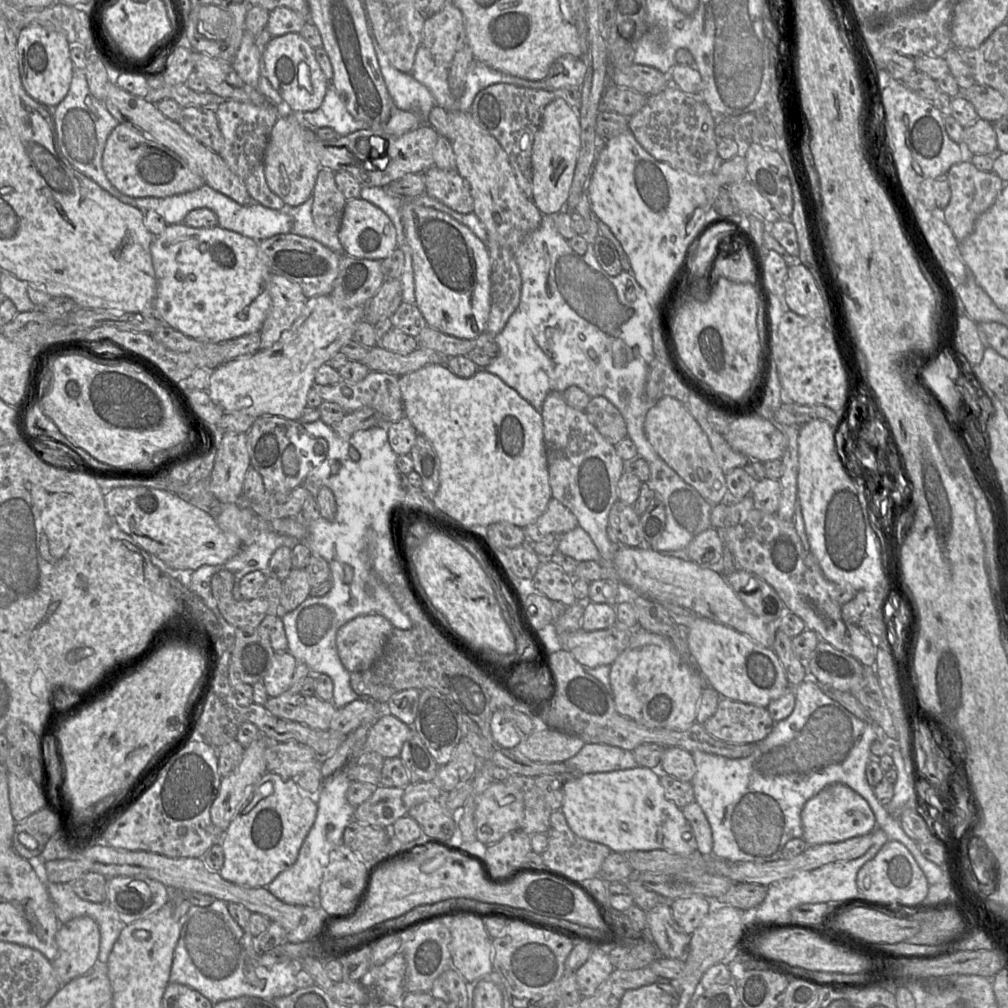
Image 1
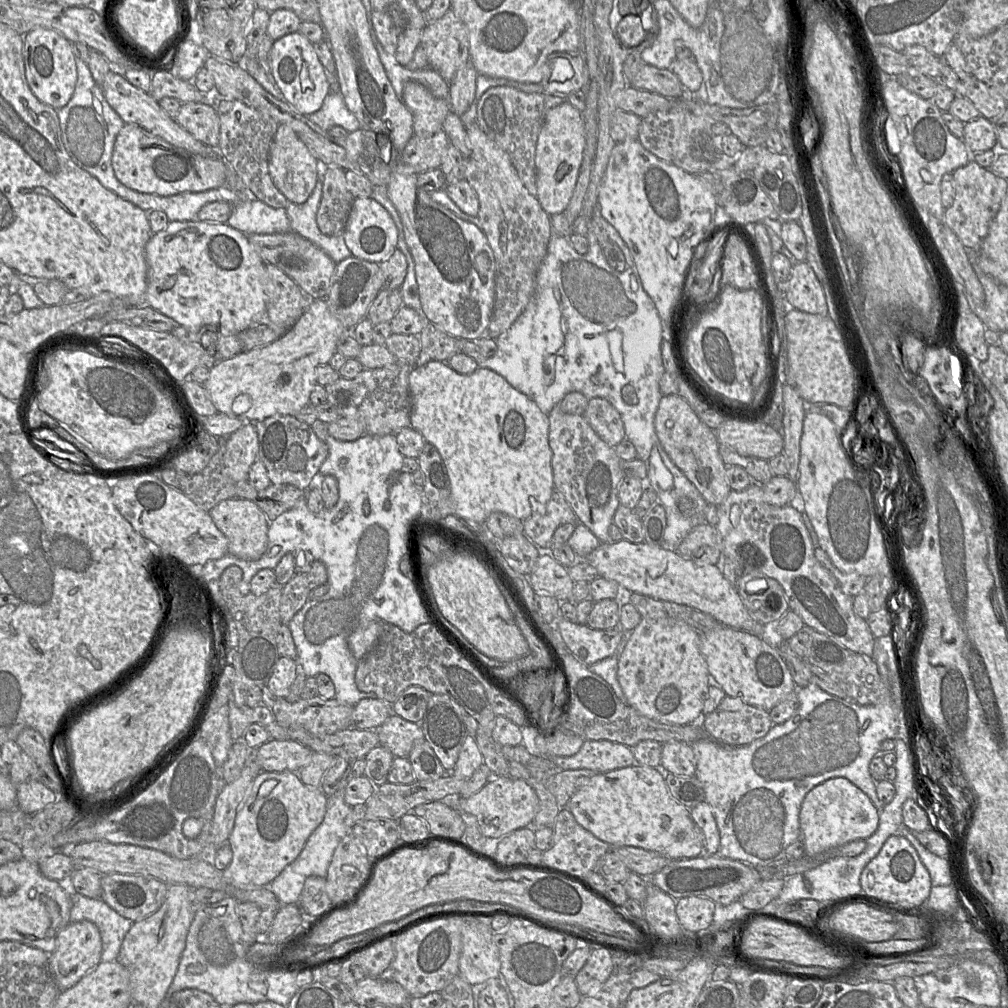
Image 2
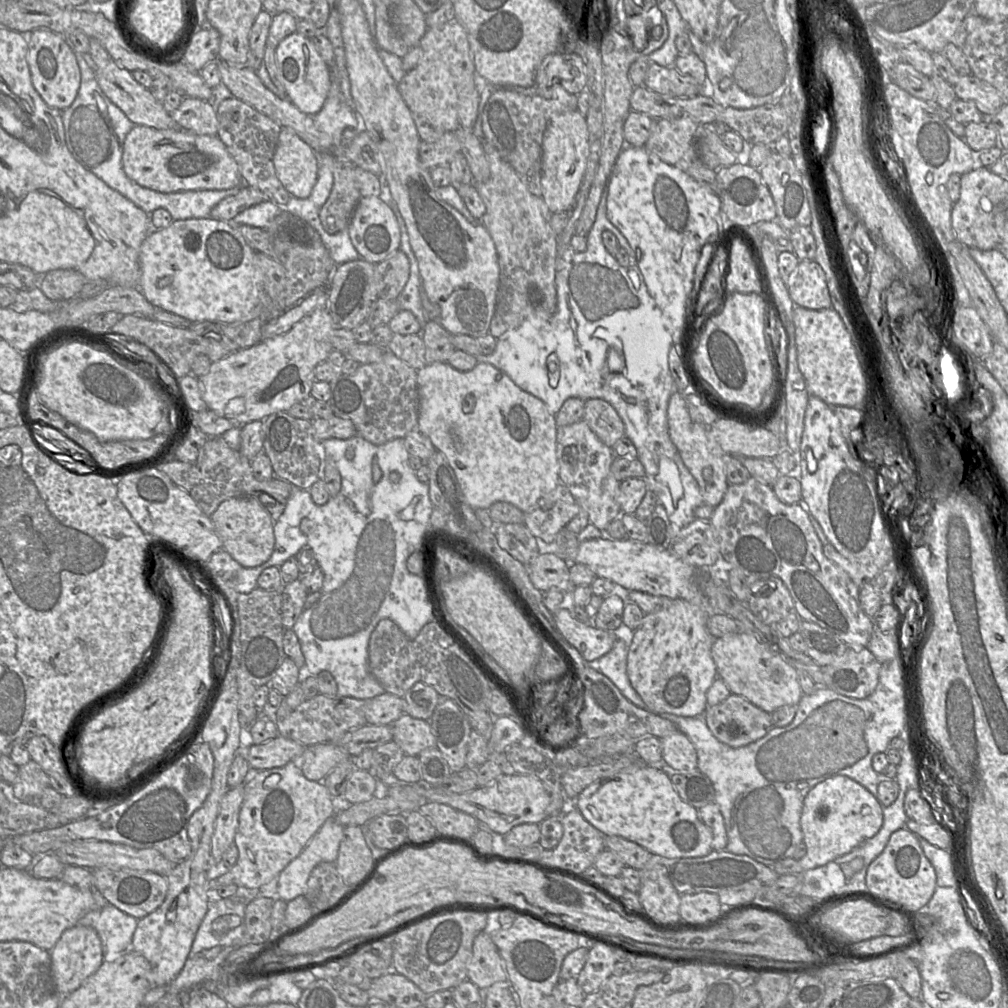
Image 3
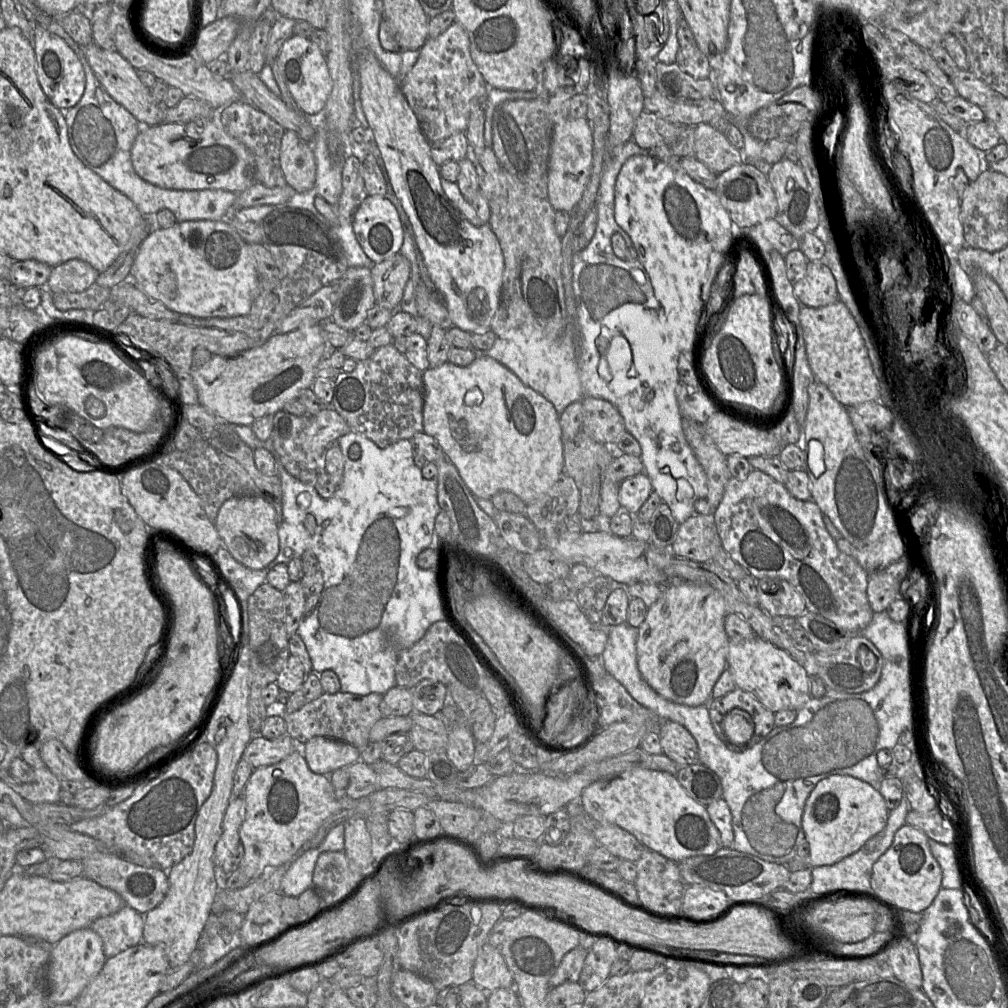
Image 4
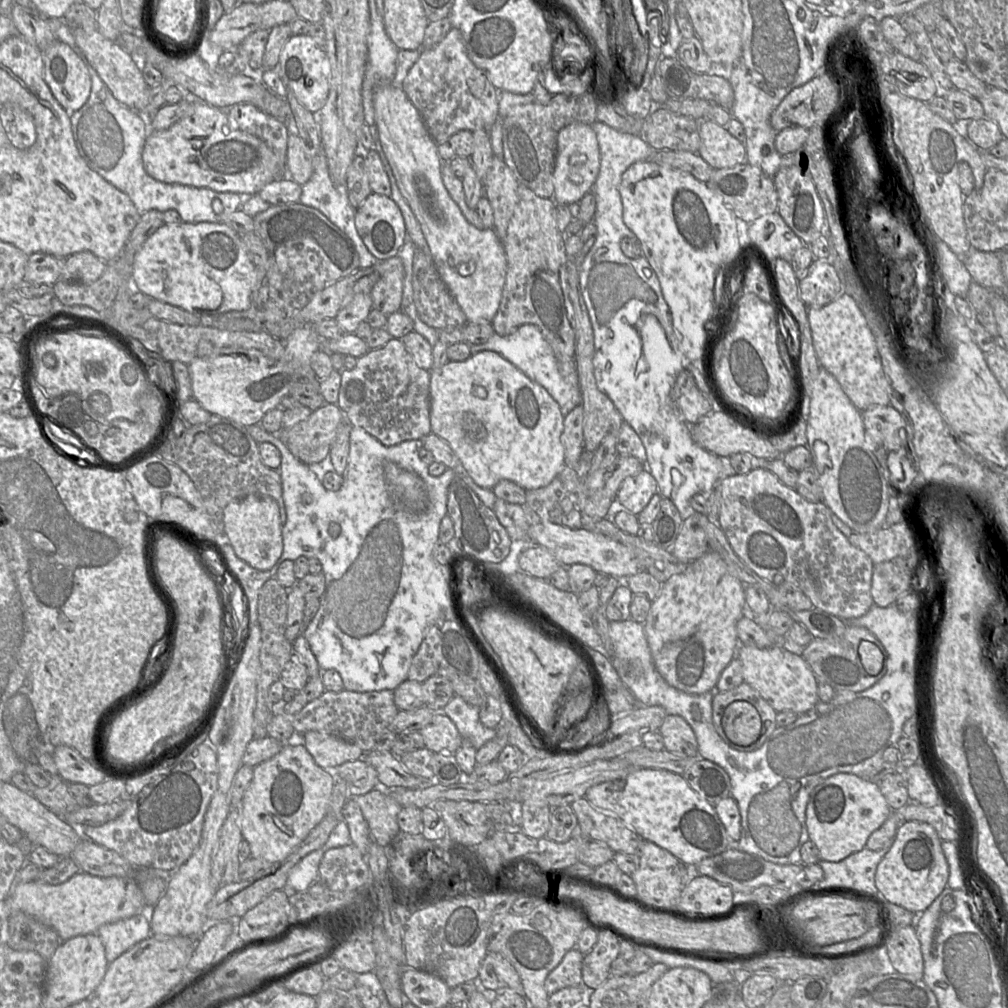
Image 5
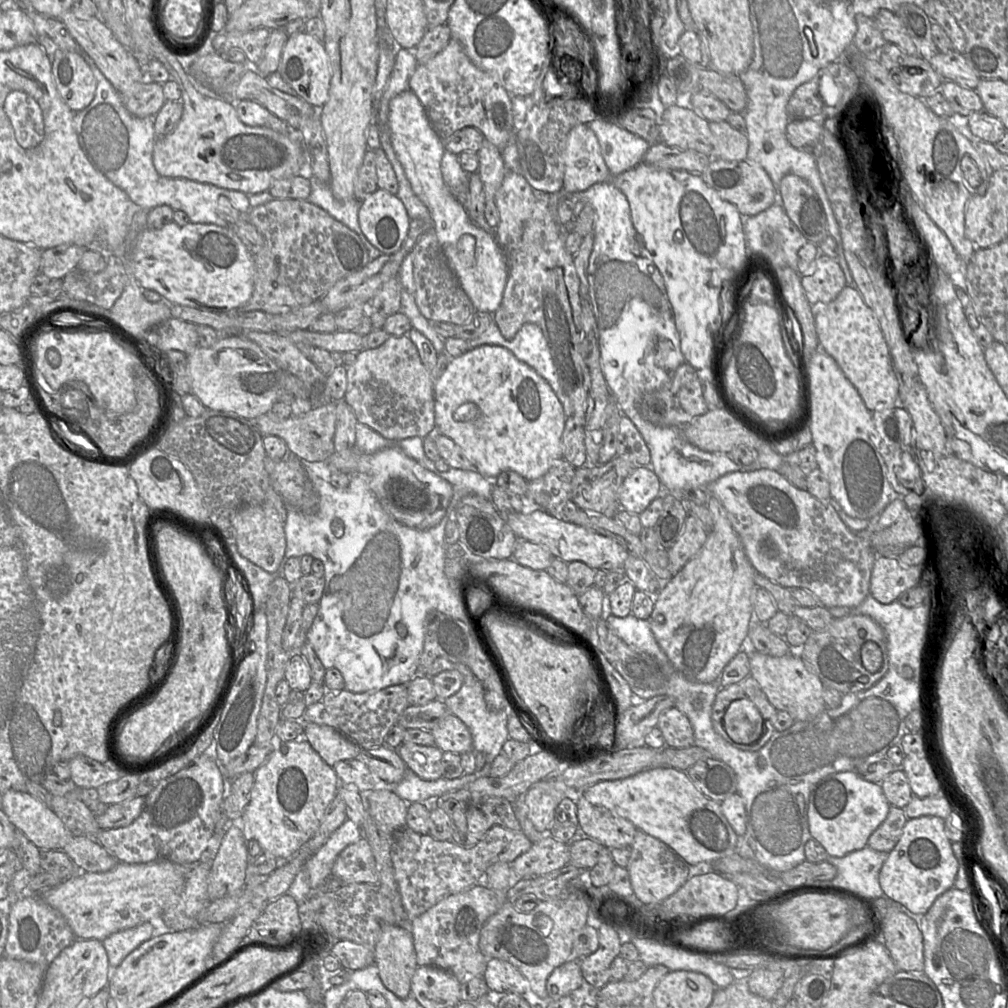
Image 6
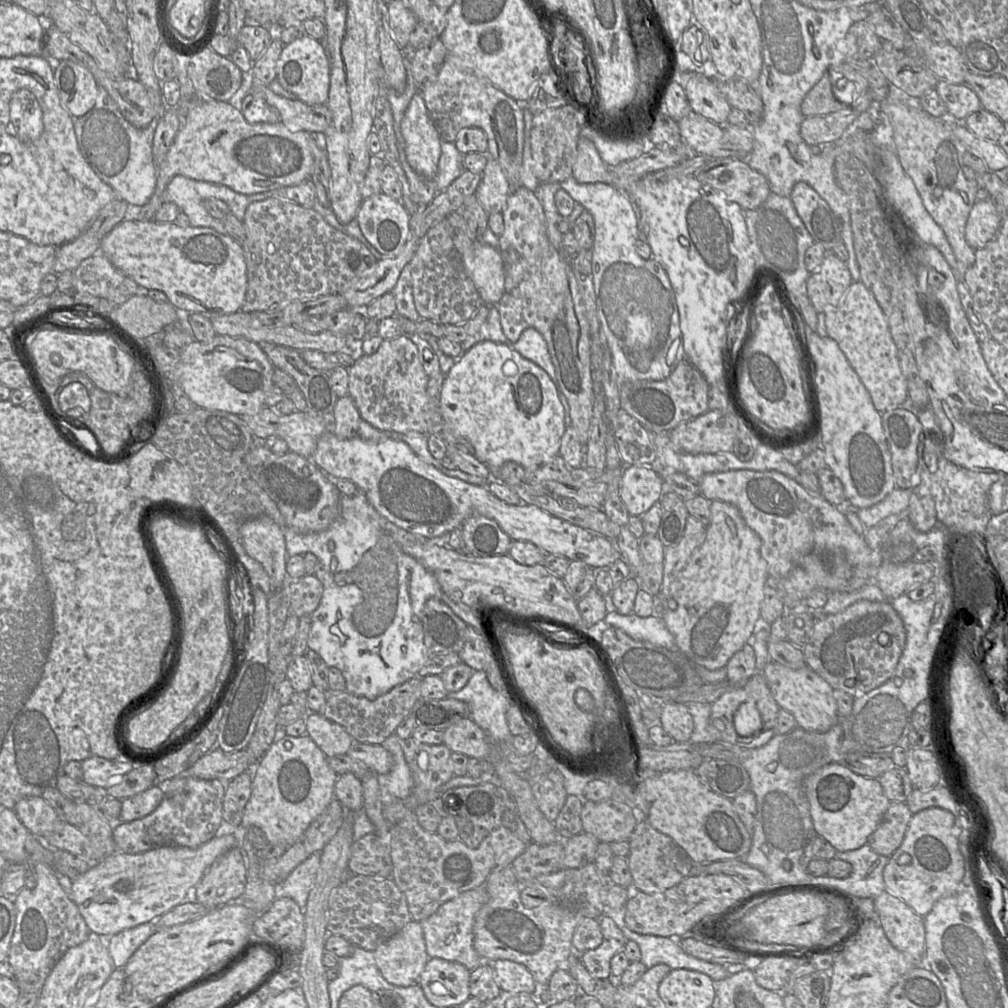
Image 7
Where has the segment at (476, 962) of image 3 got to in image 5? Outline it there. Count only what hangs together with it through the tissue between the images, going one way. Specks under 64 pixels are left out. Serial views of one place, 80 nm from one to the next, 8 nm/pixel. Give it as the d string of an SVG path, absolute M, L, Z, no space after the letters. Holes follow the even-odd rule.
M487 952L480 968L477 983L481 989L513 990L522 993L520 977L507 959L495 952Z

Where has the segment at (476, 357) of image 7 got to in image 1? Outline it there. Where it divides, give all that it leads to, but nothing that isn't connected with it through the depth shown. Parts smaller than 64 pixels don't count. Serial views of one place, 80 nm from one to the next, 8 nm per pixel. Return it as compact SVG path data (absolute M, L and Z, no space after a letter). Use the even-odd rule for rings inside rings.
M428 364L416 371L404 374L399 377L399 387L405 417L409 419L418 434L421 434L431 442L440 461L439 489L432 499L433 504L438 510L449 516L450 519L469 528L487 528L495 523L508 523L524 529L534 523L545 512L552 494L549 483L542 416L540 412L523 399L514 389L506 385L498 376L485 370L478 369L472 377L460 378L446 364Z

